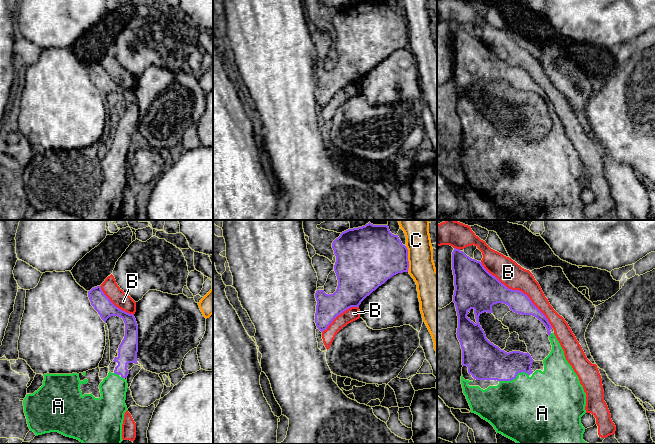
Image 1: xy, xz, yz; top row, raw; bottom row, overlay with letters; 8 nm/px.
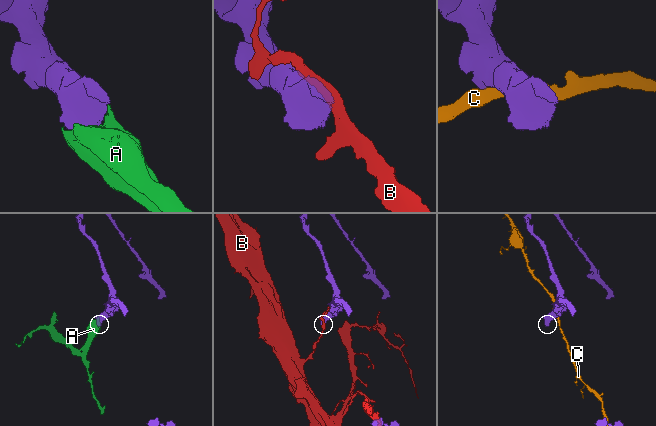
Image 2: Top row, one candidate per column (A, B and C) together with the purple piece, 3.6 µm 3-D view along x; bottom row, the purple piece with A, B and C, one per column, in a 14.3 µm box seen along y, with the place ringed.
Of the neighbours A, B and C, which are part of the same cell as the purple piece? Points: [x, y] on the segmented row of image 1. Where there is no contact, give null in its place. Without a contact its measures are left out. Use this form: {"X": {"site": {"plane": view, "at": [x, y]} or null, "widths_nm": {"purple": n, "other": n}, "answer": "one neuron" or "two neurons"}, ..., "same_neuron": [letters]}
{"A": {"site": {"plane": "yz", "at": [514, 378]}, "widths_nm": {"purple": 280, "other": 500}, "answer": "one neuron"}, "B": {"site": {"plane": "yz", "at": [518, 290]}, "widths_nm": {"purple": 240, "other": 200}, "answer": "two neurons"}, "C": {"site": {"plane": "xz", "at": [407, 259]}, "widths_nm": {"purple": 420, "other": 220}, "answer": "two neurons"}, "same_neuron": ["A"]}

